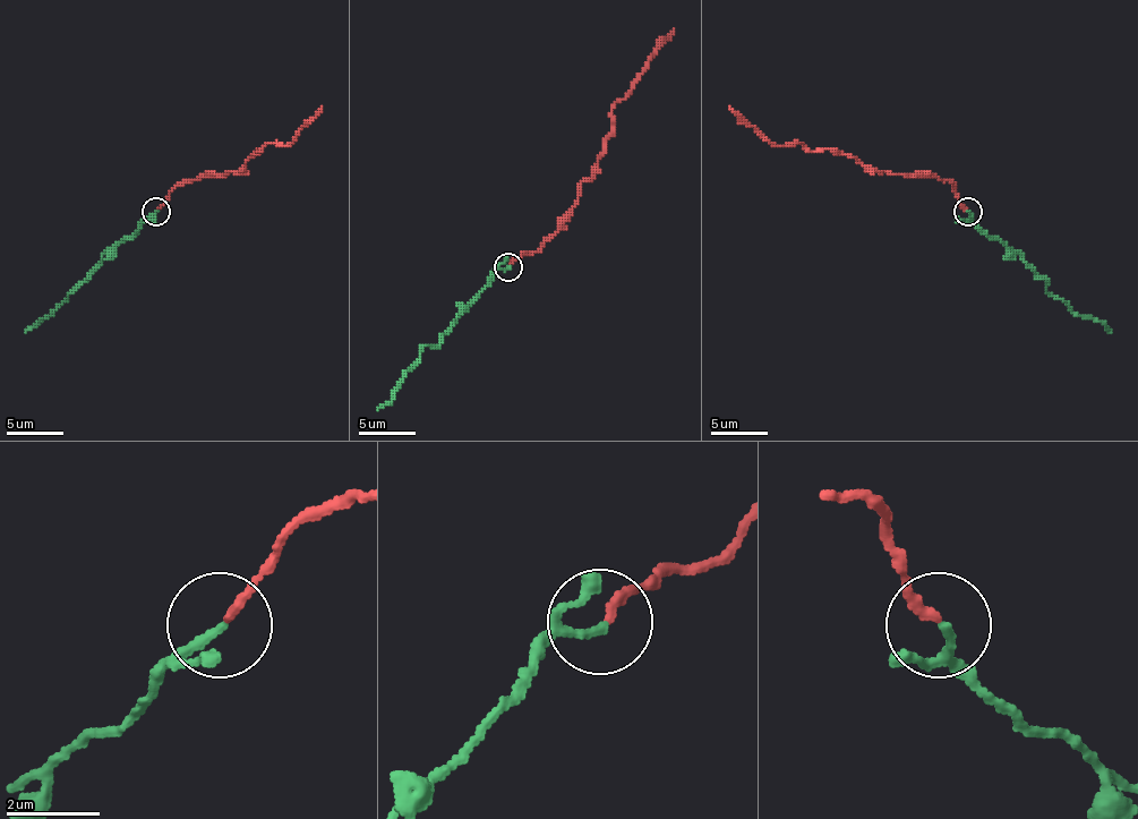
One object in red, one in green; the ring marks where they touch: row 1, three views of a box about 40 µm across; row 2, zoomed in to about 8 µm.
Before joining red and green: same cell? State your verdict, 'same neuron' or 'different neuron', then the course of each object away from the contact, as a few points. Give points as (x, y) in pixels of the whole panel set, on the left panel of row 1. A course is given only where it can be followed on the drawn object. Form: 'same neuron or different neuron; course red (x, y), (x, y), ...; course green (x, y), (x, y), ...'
different neuron; course red (157, 211), (178, 186), (200, 177), (240, 171), (268, 143), (288, 146), (322, 107); course green (155, 211), (129, 236), (123, 236), (101, 256), (70, 292), (25, 332)

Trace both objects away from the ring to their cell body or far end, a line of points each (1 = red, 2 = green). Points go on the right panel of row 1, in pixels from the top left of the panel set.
1: (967, 211), (952, 186), (935, 177), (867, 171), (831, 148), (775, 146), (729, 107)
2: (967, 211), (990, 236), (998, 236), (1045, 279), (1049, 292), (1074, 313), (1096, 318), (1111, 332)

